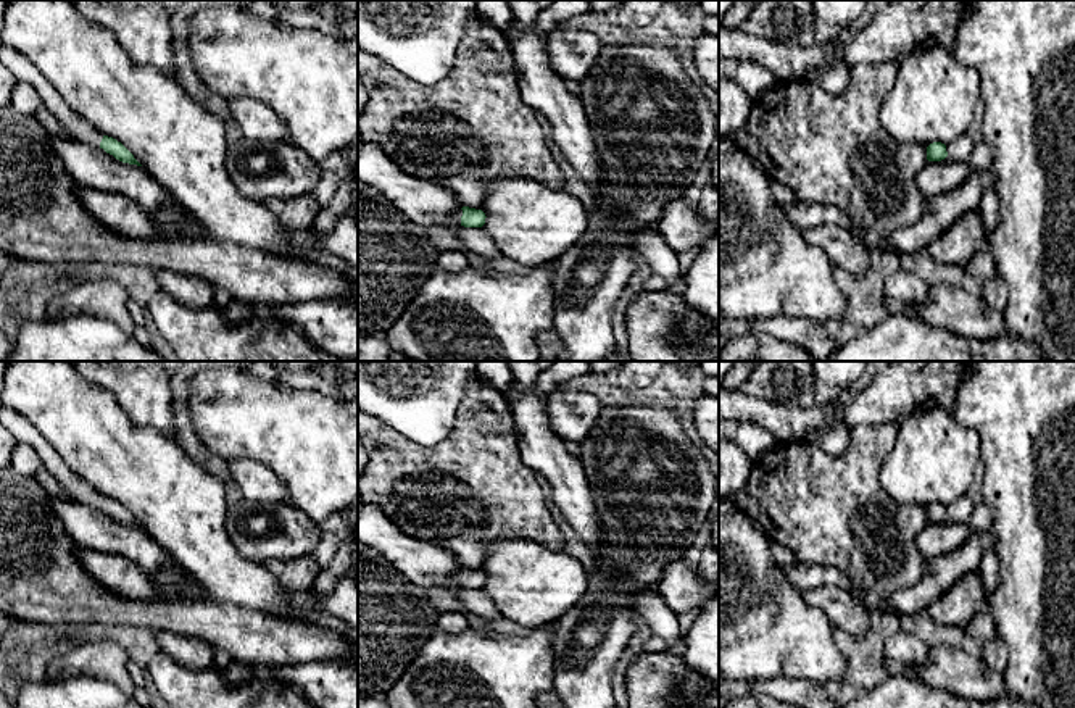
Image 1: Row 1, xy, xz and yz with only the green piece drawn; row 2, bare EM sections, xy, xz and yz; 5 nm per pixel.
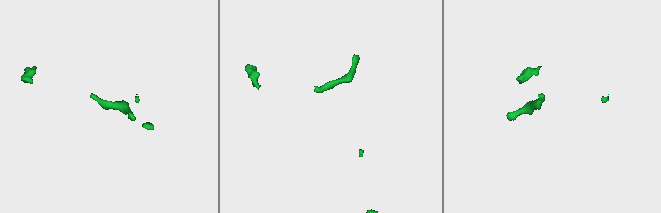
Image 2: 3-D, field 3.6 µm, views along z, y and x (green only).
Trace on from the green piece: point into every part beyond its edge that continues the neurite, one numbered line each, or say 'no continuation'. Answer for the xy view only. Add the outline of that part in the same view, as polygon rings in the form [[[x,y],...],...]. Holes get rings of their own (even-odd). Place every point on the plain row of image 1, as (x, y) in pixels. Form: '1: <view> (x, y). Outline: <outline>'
1: xy (15, 423). Outline: [[[2,405],[0,424],[18,440],[27,444],[42,460],[45,469],[58,481],[68,495],[84,505],[100,508],[103,495],[69,471],[48,440],[18,411]]]

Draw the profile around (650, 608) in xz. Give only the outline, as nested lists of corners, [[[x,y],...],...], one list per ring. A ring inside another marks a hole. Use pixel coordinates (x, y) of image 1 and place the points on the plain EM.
[[[653,592],[635,593],[632,597],[637,621],[650,626],[653,637],[669,642],[667,652],[682,650],[679,614],[666,606],[664,600]]]

